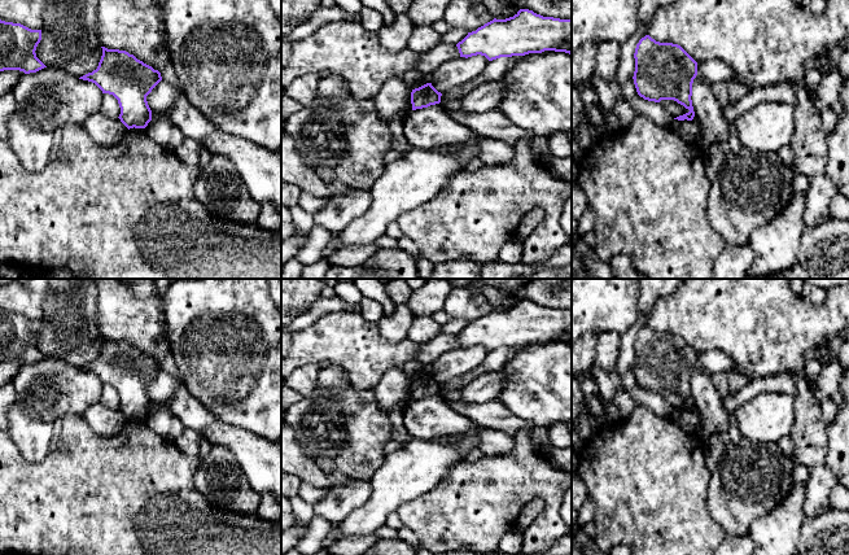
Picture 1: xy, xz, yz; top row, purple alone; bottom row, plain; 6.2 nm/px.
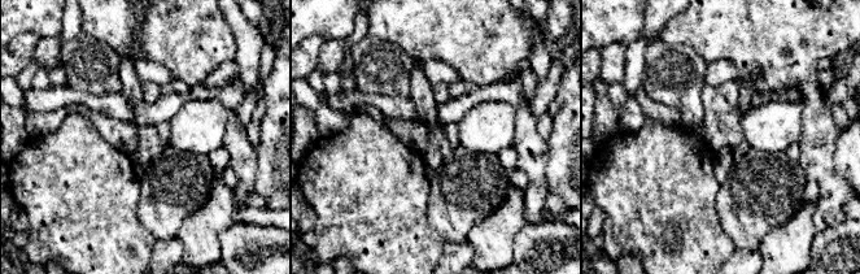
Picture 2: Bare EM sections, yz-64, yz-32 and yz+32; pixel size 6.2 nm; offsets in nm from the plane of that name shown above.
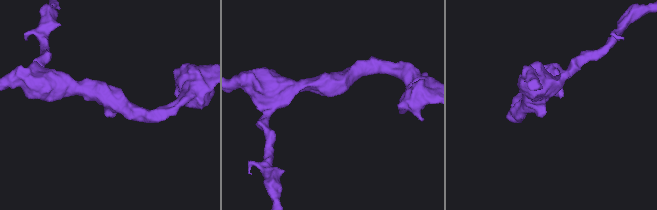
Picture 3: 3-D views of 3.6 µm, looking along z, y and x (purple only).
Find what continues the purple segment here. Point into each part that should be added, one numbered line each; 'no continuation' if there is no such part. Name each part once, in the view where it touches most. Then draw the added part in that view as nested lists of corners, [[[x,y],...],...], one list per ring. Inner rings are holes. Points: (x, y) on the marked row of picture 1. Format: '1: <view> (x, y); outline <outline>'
no continuation

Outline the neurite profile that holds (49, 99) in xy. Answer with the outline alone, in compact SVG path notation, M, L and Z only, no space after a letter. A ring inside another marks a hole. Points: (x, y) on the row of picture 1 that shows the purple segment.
M48 66L25 74L13 93L25 123L48 134L66 124L83 124L102 102L102 91L95 83Z

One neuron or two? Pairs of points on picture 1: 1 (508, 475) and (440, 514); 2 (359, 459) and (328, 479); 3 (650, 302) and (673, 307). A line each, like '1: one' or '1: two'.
1: one
2: two
3: two

